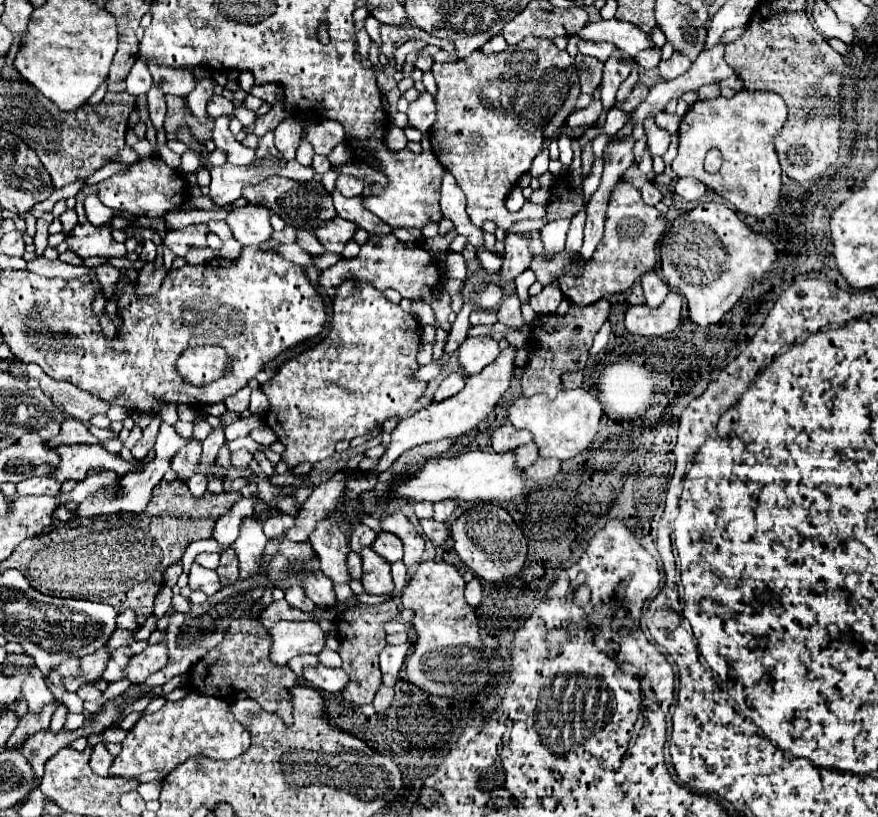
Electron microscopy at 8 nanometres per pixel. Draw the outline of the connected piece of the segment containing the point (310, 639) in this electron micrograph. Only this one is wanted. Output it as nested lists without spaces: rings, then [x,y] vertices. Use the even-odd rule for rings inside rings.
[[[279,621],[269,633],[273,635],[271,661],[277,665],[287,665],[301,653],[321,653],[327,639],[319,621]]]

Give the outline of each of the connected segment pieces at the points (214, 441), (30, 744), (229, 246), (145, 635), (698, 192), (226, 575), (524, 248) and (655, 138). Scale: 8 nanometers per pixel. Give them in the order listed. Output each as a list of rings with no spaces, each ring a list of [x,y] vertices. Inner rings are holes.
[[[213,429],[213,433],[203,441],[203,453],[201,453],[201,465],[209,465],[209,461],[217,459],[219,449],[225,445],[223,429]]]
[[[41,731],[35,733],[23,747],[21,753],[27,757],[27,761],[33,765],[35,775],[41,779],[43,777],[43,765],[49,757],[53,757],[57,751],[61,751],[63,747],[67,747],[71,741],[75,741],[77,737],[81,737],[81,731],[73,731],[73,733],[51,733],[51,731]]]
[[[231,238],[223,242],[223,245],[219,250],[219,256],[233,261],[239,257],[241,248],[242,246],[240,243],[234,238]]]
[[[151,613],[151,615],[147,617],[147,621],[145,621],[145,623],[139,627],[139,631],[135,633],[135,639],[137,639],[137,641],[139,641],[139,639],[149,639],[149,635],[157,629],[157,621],[159,621],[157,615]]]
[[[681,177],[677,179],[675,185],[677,195],[681,195],[685,201],[701,201],[707,195],[707,187],[703,183],[699,183],[697,179],[689,179],[689,177]]]
[[[233,547],[221,553],[221,563],[217,567],[217,575],[221,579],[221,585],[233,585],[239,577],[239,567],[237,567],[237,553]]]
[[[507,233],[505,239],[505,259],[503,259],[503,279],[515,279],[519,273],[529,269],[533,263],[533,253],[529,253],[529,237],[523,233]]]
[[[647,119],[643,123],[643,127],[645,127],[645,135],[647,135],[647,151],[651,153],[651,157],[663,155],[669,147],[671,135],[665,129],[659,129],[653,119]]]

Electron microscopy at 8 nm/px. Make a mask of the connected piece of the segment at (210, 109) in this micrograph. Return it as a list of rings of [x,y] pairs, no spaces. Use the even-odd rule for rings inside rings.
[[[215,95],[215,97],[207,103],[207,113],[209,113],[213,119],[217,119],[217,117],[221,117],[221,113],[235,113],[235,107],[233,107],[233,103],[231,103],[229,99],[225,99],[223,95]]]

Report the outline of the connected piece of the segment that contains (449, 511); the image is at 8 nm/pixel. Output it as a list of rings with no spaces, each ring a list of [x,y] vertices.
[[[443,501],[443,503],[437,503],[435,505],[435,521],[441,521],[441,523],[447,523],[453,515],[453,501]]]

